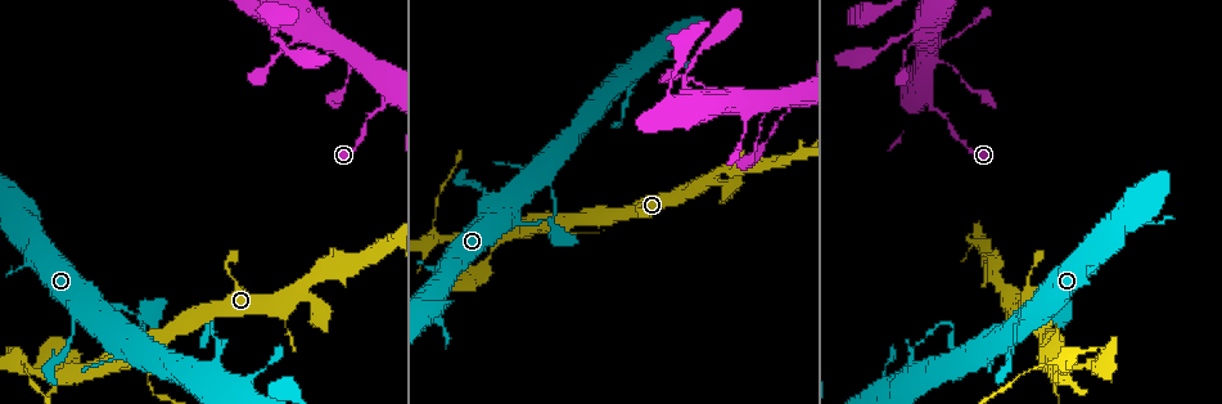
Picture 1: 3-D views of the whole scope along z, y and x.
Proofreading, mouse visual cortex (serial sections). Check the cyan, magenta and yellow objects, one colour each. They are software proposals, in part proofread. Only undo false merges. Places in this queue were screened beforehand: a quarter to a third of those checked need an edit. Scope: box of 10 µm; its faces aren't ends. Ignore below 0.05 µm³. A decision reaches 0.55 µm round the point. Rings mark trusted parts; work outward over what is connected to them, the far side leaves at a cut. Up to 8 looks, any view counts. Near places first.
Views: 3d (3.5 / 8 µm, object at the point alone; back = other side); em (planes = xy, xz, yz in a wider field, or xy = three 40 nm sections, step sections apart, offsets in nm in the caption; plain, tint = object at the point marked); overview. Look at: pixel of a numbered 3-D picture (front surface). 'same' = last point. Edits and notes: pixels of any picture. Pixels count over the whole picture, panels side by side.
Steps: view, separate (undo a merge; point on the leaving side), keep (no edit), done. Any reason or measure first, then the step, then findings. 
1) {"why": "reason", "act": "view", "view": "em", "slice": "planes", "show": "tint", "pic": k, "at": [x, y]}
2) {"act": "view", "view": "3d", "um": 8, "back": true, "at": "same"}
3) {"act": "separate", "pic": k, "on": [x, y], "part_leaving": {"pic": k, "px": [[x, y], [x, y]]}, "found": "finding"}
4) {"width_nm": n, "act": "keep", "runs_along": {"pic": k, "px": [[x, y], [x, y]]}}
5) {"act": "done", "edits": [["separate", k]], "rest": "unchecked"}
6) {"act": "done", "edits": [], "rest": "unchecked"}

{"why": "three-way junction", "act": "view", "view": "3d", "um": 3.5, "pic": 1, "at": [769, 102]}

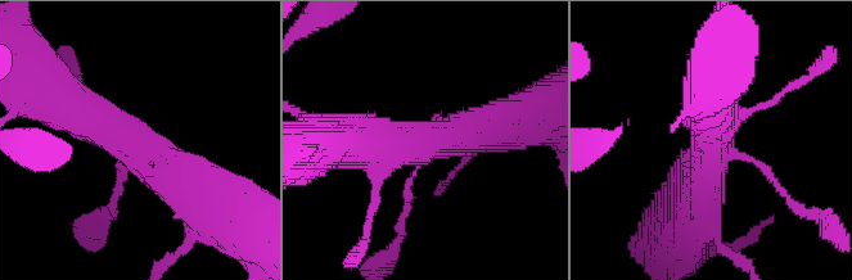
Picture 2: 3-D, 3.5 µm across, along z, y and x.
{"act": "view", "view": "em", "slice": "xy", "step": 1, "show": "tint", "pic": 2, "at": [429, 144]}

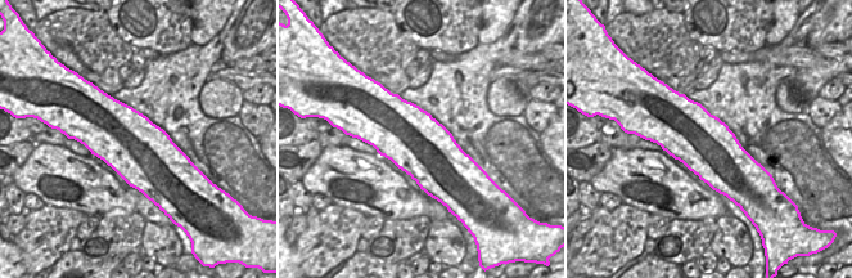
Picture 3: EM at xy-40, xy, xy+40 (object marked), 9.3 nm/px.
{"arm_widths_nm": [100, 500, 500], "act": "keep", "runs_along": {"pic": 2, "px": [[203, 213], [121, 135], [70, 107]]}, "found": "continuous, no second cell"}

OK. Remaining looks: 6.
{"why": "side arm on a straight run", "act": "view", "view": "3d", "um": 3.5, "pic": 1, "at": [205, 375]}

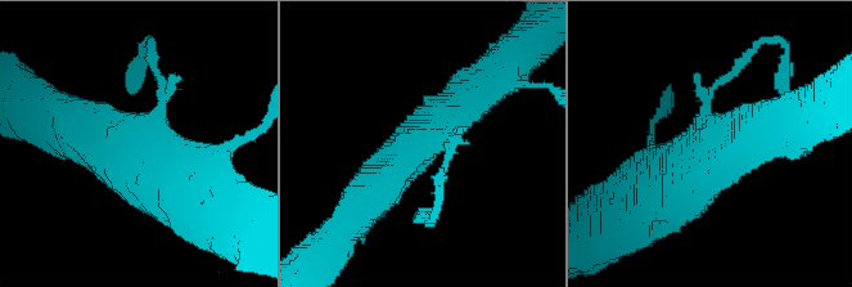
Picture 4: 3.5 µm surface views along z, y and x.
{"arms": 3, "arm_widths_nm": [200, 600, 600], "act": "view", "view": "em", "slice": "xy", "step": 3, "show": "tint", "pic": 4, "at": [708, 141]}

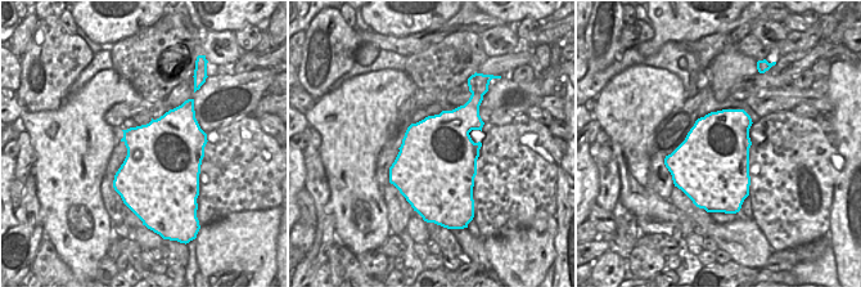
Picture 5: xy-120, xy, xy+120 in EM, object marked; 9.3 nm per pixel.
{"act": "view", "view": "em", "slice": "xy", "step": 1, "show": "tint", "at": "same"}

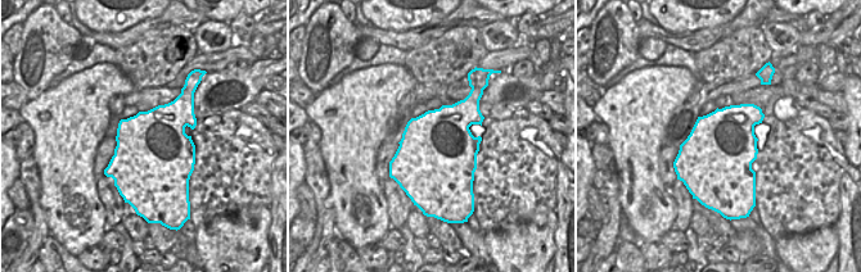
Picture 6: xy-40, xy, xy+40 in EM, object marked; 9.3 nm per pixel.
{"act": "keep", "found": "all the same cell"}

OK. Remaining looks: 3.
{"act": "view", "view": "3d", "um": 3.5, "back": true, "pic": 1, "at": [432, 240]}

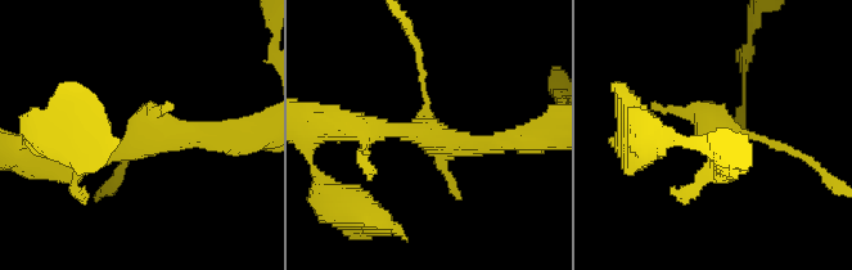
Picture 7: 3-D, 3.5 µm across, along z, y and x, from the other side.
{"act": "view", "view": "em", "slice": "xy", "step": 3, "show": "tint", "pic": 7, "at": [139, 139]}

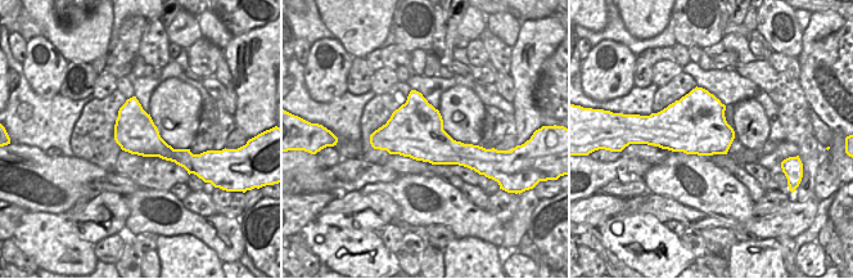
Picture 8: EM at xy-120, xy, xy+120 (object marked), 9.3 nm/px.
{"act": "view", "view": "em", "slice": "xy", "step": 2, "show": "tint", "at": "same"}

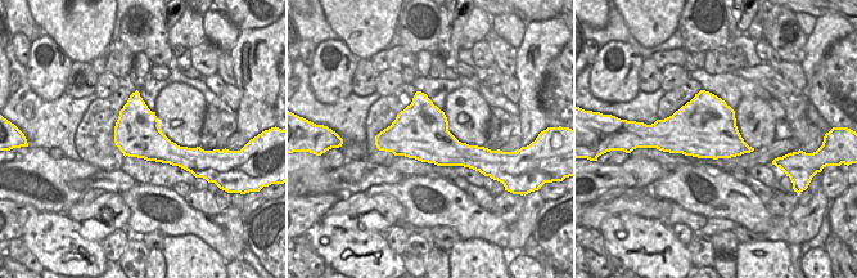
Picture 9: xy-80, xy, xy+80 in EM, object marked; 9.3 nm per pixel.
{"act": "separate", "pic": 7, "on": [121, 169], "part_leaving": {"pic": 7, "px": [[763, 140], [808, 160], [842, 188]]}, "found": "a second cell is stuck on"}

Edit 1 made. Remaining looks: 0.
{"act": "done", "edits": [["separate", 7]], "rest": "unchecked"}

